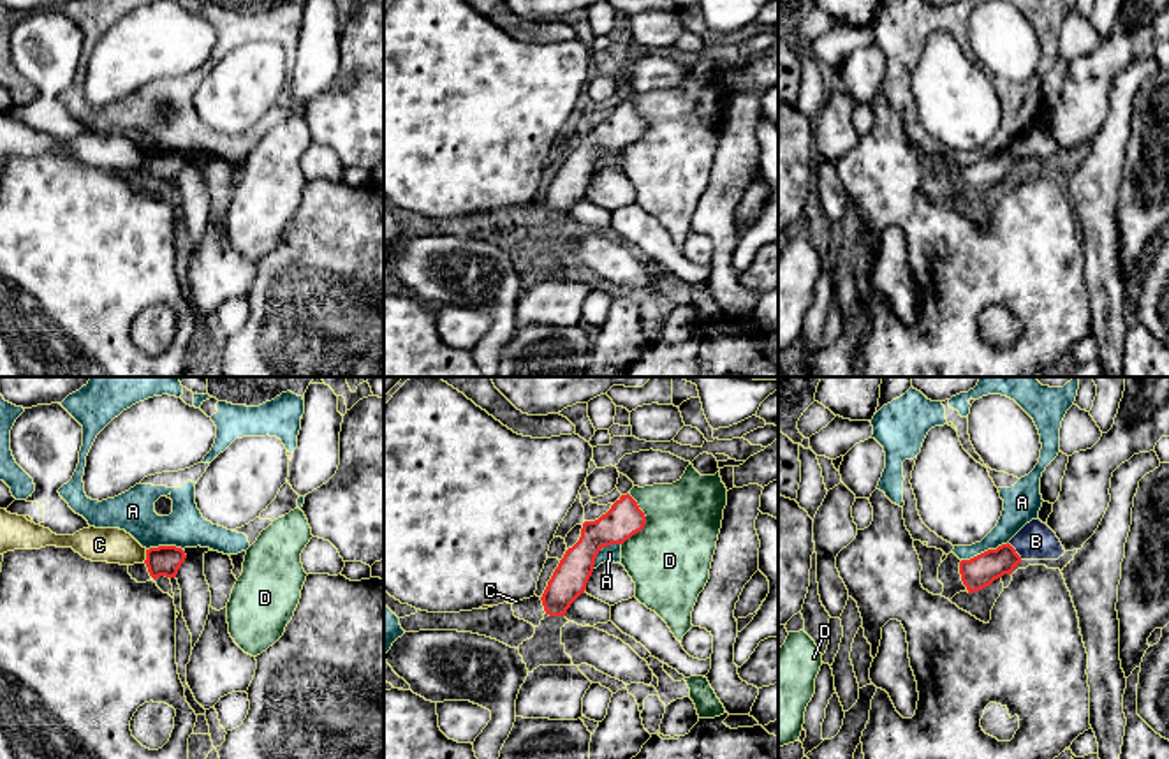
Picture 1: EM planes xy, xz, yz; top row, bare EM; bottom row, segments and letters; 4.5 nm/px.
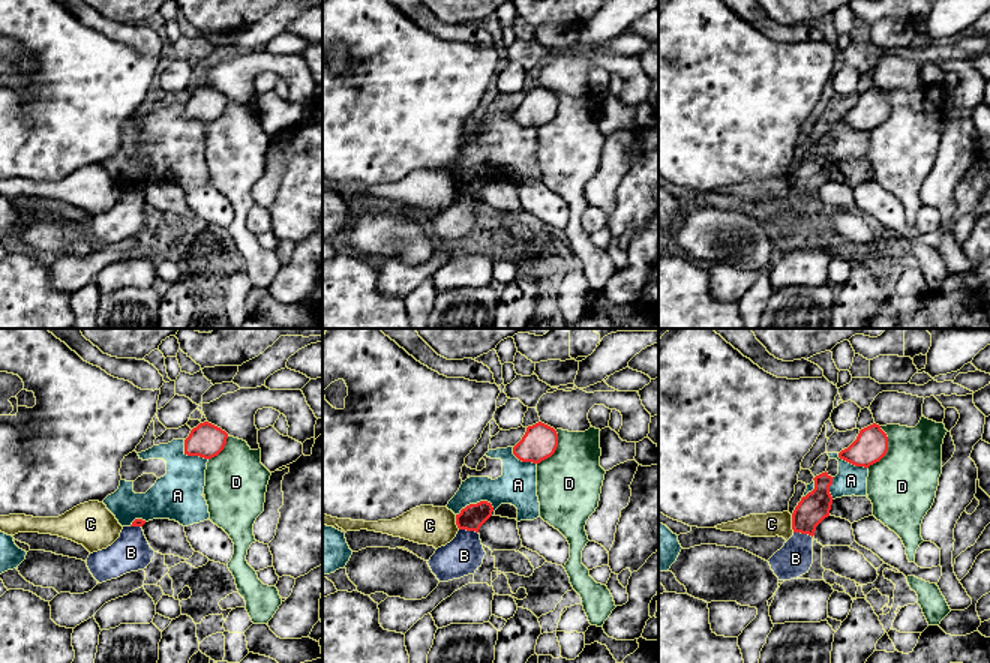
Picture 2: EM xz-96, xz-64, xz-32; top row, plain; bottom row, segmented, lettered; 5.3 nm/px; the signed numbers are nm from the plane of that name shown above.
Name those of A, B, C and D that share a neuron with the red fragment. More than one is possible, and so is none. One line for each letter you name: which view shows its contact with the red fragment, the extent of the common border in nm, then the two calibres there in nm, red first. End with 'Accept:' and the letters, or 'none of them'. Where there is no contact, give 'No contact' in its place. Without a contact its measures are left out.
Accept: none of them

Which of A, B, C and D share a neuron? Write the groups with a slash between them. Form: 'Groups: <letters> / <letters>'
Groups: A / B / C / D

